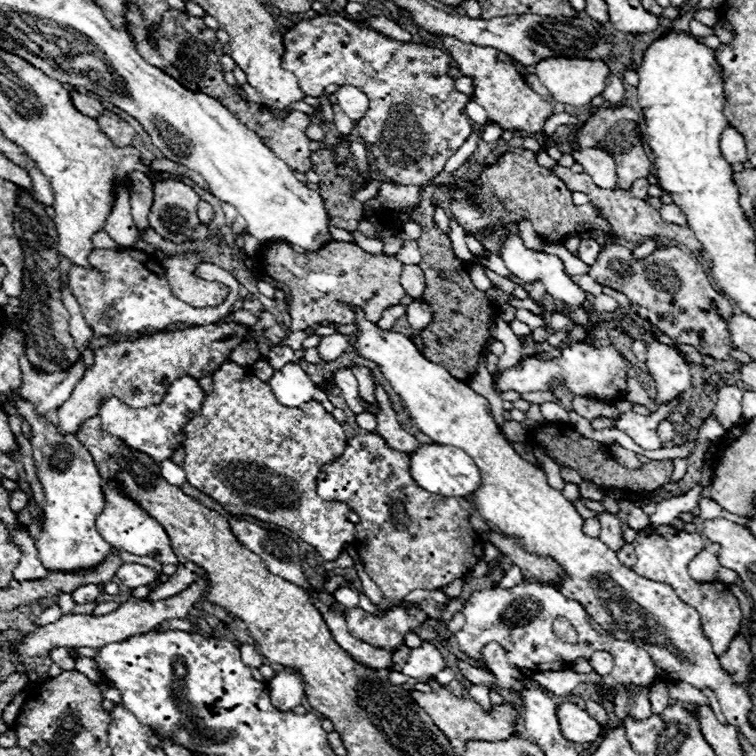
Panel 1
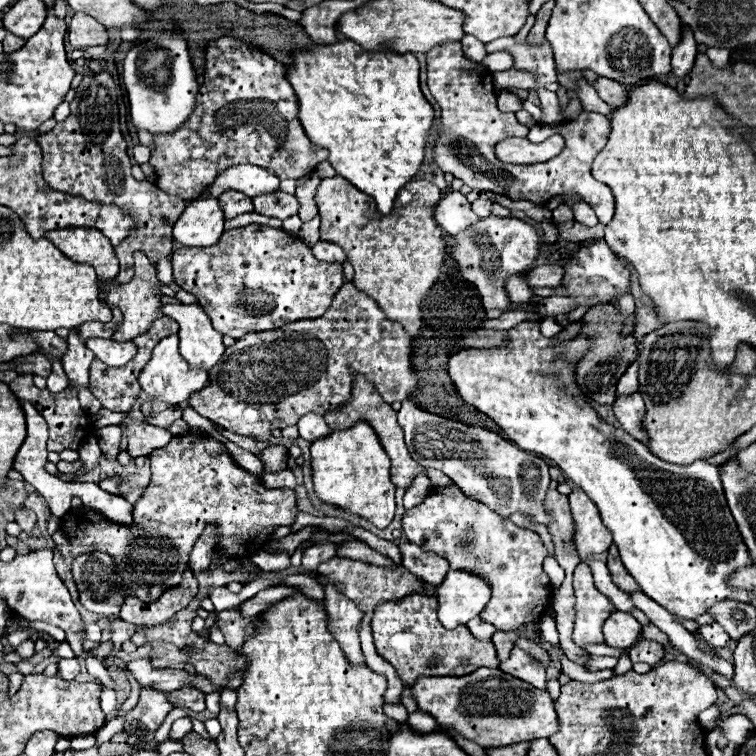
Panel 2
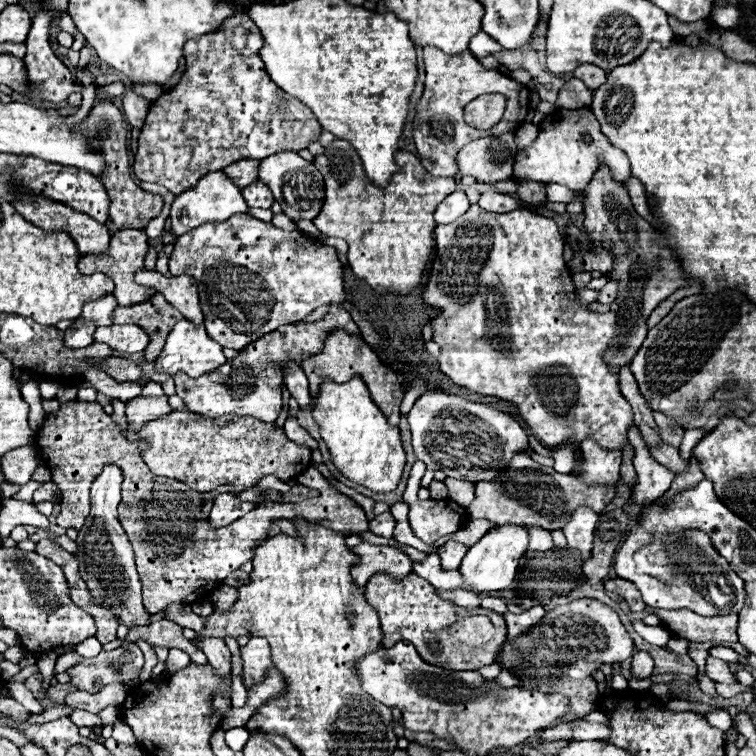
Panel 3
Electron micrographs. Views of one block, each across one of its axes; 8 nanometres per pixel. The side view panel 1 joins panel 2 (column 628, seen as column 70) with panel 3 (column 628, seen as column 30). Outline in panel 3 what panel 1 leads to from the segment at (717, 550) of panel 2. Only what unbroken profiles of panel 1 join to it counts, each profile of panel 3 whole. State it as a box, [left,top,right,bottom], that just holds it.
[424,204,632,450]

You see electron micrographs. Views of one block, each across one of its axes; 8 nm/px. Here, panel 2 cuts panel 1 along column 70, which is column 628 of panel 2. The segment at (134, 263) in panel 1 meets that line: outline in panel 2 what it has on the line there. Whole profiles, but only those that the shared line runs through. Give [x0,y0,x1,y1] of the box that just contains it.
[560,240,630,306]

